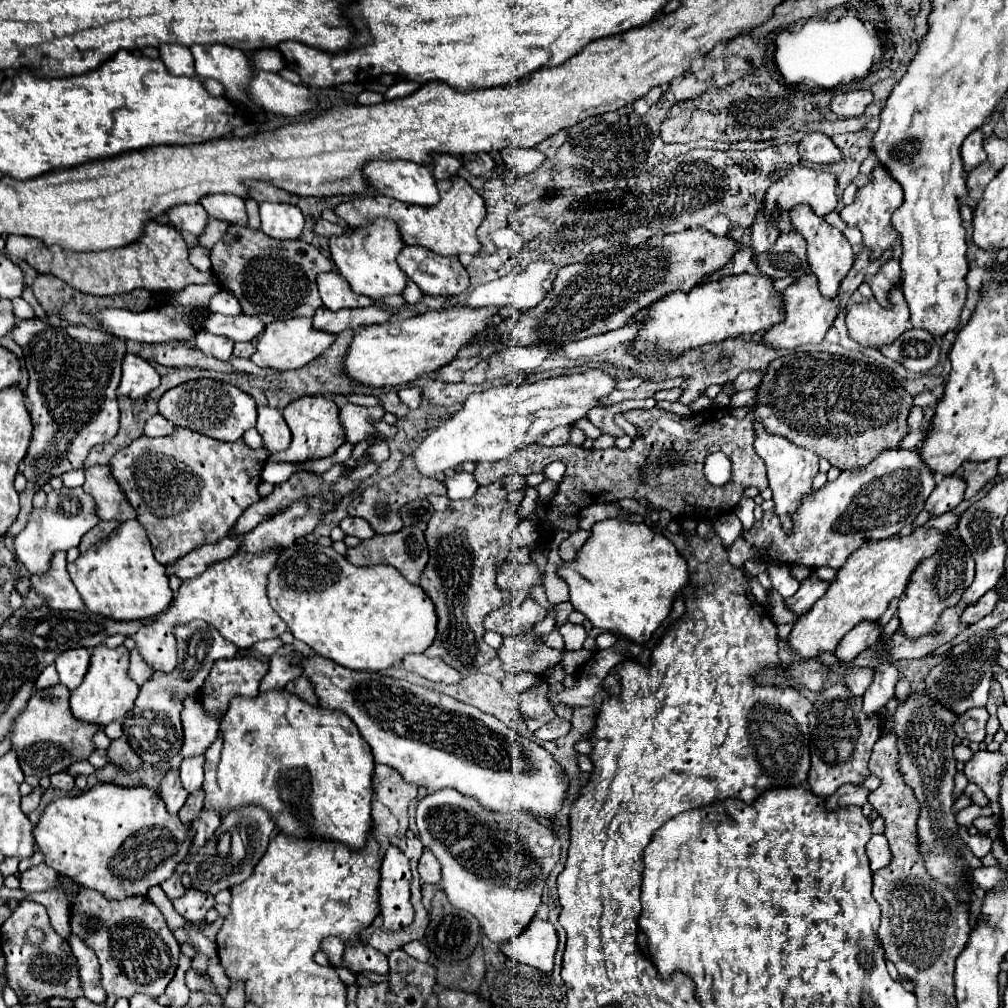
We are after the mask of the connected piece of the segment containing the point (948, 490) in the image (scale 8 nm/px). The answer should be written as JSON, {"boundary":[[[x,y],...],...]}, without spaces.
{"boundary":[[[946,477],[946,481],[940,481],[930,493],[924,509],[930,513],[930,517],[938,517],[946,511],[956,509],[956,505],[962,501],[962,489],[966,487],[962,481],[958,481],[958,477]]]}

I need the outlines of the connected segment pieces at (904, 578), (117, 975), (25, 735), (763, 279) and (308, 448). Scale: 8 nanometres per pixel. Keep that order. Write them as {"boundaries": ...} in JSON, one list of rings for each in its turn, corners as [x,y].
{"boundaries":[[[[918,527],[908,537],[890,537],[890,539],[882,539],[882,541],[868,541],[868,545],[864,545],[858,551],[854,551],[848,557],[846,565],[842,569],[838,569],[836,579],[830,581],[828,591],[812,605],[810,611],[806,611],[804,615],[800,615],[798,621],[794,623],[794,627],[792,627],[792,631],[790,631],[788,639],[786,639],[790,651],[796,653],[802,659],[814,659],[820,653],[834,653],[836,647],[838,647],[838,643],[842,641],[842,637],[850,629],[854,629],[860,621],[878,621],[880,615],[886,611],[888,603],[894,597],[898,599],[898,597],[904,595],[904,591],[906,591],[906,587],[910,583],[910,577],[916,571],[916,567],[924,559],[932,557],[938,551],[938,545],[944,539],[946,539],[946,533],[938,531],[936,527]]],[[[78,889],[70,907],[70,929],[100,961],[100,981],[106,995],[130,999],[134,993],[160,997],[174,977],[180,945],[168,929],[166,917],[146,897],[108,901],[90,889]]],[[[54,685],[46,689],[36,689],[26,705],[26,709],[16,717],[14,729],[10,733],[12,749],[18,755],[20,767],[26,775],[38,779],[66,771],[70,763],[86,759],[86,753],[92,753],[92,735],[98,731],[98,725],[82,725],[74,721],[68,705],[70,691],[64,685]]],[[[728,275],[720,281],[700,283],[692,291],[674,291],[658,299],[646,315],[638,321],[640,331],[630,345],[634,357],[654,357],[660,361],[678,359],[682,353],[708,345],[720,343],[738,335],[752,335],[766,331],[776,323],[784,321],[782,295],[772,287],[772,279],[766,275]]],[[[321,395],[300,397],[298,401],[292,401],[282,413],[292,431],[292,441],[288,449],[280,453],[272,453],[268,457],[270,463],[302,463],[308,459],[330,457],[346,441],[340,427],[340,419],[338,419],[338,407],[331,399],[326,399]]]]}

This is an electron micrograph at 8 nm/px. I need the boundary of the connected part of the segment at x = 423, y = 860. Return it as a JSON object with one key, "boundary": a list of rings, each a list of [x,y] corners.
{"boundary":[[[424,849],[422,857],[420,857],[418,873],[420,873],[424,883],[432,883],[432,885],[440,883],[440,863],[438,863],[438,859],[428,849]]]}

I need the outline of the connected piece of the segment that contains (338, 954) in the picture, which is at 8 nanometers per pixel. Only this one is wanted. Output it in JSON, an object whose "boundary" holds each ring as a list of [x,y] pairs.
{"boundary":[[[328,937],[328,939],[324,939],[322,941],[322,951],[328,953],[332,965],[345,968],[346,964],[343,961],[344,944],[339,938]]]}

